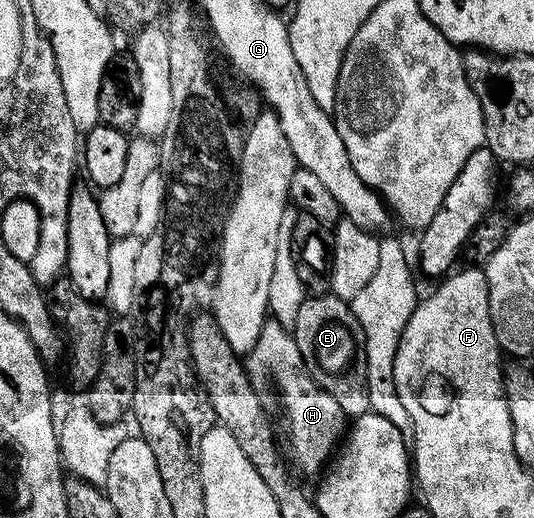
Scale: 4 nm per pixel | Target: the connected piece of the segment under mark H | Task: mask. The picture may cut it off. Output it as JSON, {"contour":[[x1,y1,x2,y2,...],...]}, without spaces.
{"contour":[[274,319,266,320,259,331,259,337,255,339,255,347,244,358,243,364,254,382,262,383,261,381,270,377,277,384,277,393,281,396,281,409,285,412,285,433,289,436,288,460,290,462,293,460,301,473,318,472,317,474,320,474,326,468,330,458,334,456,339,442,346,436,347,418,343,407,339,407,339,403,335,403,335,399,327,395,327,391,309,374,309,368,305,366,305,360,295,343,292,332]]}

